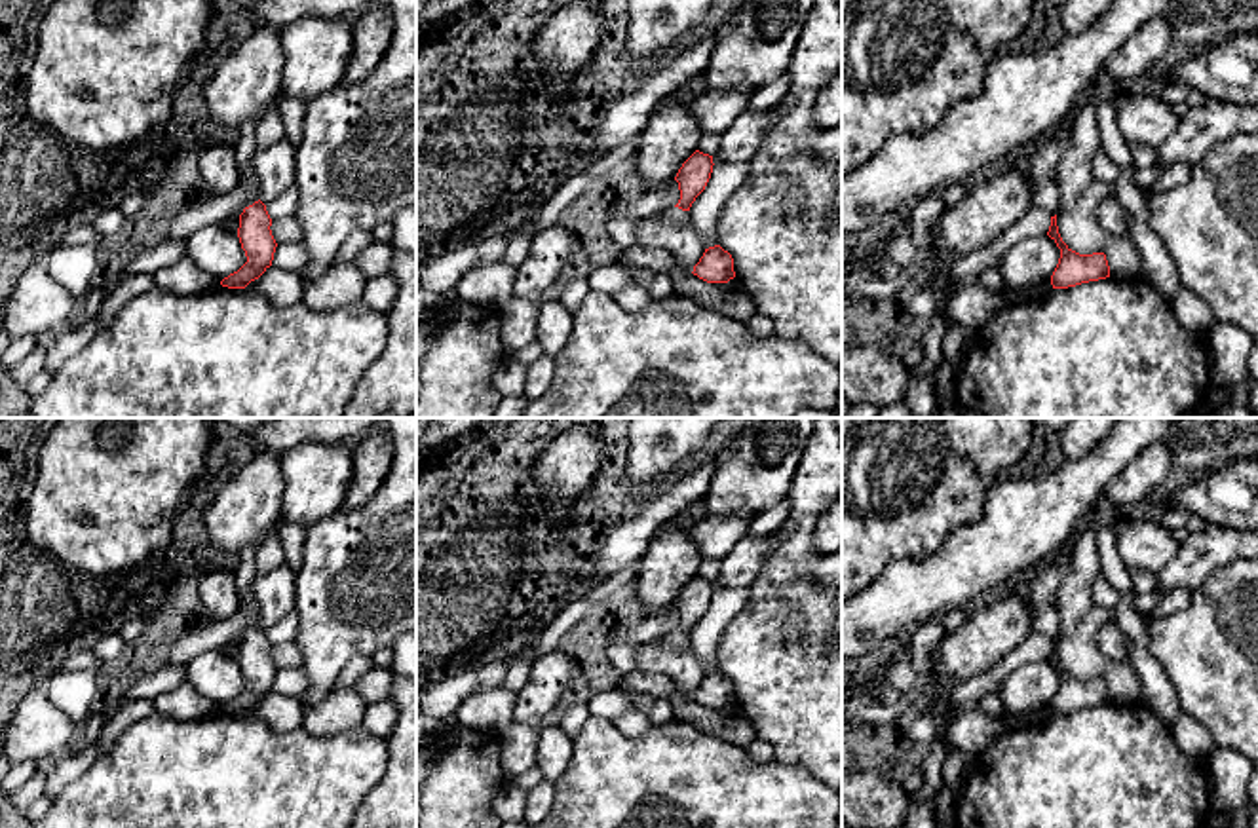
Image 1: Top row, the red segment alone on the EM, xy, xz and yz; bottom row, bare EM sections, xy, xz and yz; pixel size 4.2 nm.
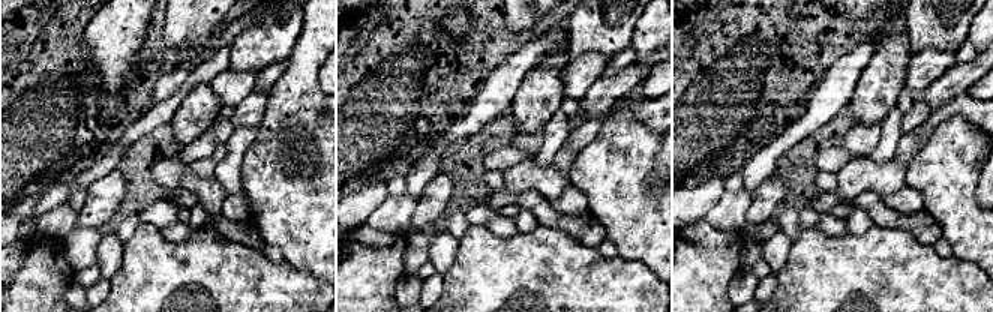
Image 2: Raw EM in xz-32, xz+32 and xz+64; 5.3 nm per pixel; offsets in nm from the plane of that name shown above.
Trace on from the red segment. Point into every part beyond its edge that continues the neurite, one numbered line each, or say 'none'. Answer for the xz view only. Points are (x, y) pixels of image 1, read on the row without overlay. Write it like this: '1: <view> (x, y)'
1: xz (677, 642)

